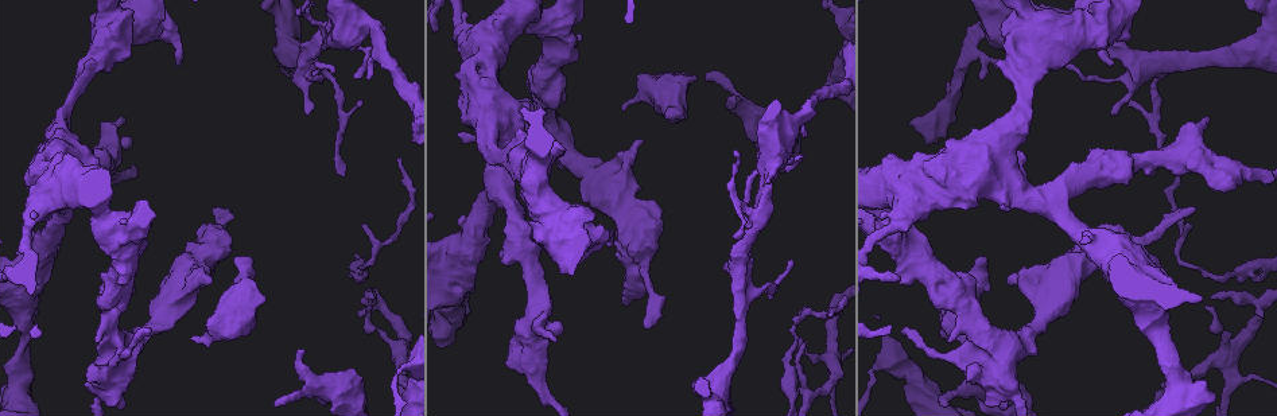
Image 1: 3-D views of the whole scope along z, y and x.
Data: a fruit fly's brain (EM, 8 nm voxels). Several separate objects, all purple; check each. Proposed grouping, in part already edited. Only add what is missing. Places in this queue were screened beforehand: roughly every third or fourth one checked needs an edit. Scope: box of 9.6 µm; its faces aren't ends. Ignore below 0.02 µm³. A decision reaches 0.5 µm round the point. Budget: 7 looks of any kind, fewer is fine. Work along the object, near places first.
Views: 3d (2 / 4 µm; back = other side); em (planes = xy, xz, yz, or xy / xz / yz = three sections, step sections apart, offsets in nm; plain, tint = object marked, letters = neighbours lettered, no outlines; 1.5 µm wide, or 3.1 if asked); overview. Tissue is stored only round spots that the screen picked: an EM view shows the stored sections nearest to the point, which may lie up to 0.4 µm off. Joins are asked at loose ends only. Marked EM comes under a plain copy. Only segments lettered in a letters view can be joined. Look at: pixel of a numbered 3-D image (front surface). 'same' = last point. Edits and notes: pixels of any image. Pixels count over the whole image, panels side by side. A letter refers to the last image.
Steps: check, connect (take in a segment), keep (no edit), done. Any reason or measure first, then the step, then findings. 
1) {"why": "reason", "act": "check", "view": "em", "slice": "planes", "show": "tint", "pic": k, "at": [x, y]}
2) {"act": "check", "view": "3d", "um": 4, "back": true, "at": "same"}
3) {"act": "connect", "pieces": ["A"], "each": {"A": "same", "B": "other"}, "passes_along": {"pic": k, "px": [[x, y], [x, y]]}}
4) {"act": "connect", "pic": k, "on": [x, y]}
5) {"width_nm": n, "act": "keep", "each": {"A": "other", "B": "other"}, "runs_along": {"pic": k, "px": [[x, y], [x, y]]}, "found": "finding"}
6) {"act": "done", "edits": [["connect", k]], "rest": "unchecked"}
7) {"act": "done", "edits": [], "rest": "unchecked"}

{"why": "branch stops here", "act": "check", "view": "3d", "um": 2, "pic": 1, "at": [624, 111]}

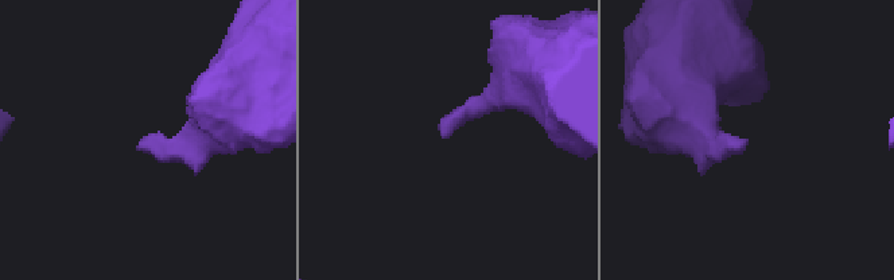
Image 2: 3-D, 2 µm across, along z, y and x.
{"act": "check", "view": "em", "slice": "planes", "show": "letters", "pic": 2, "at": [139, 141]}

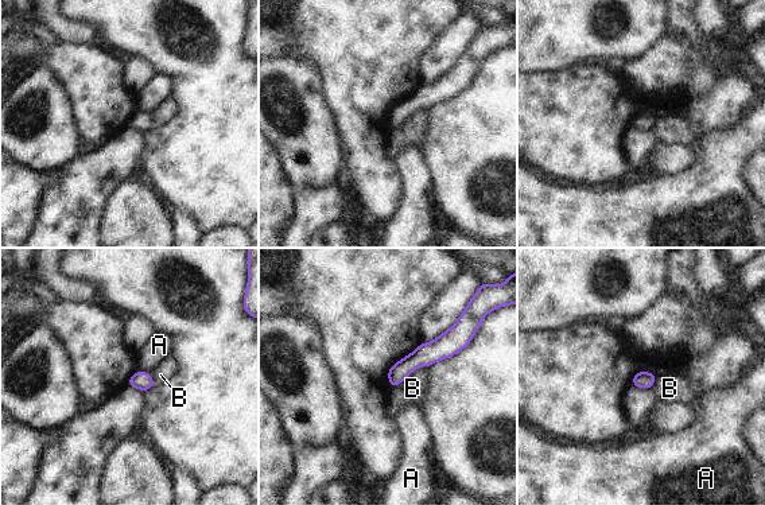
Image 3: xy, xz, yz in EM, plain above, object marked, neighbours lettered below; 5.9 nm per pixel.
{"act": "keep", "each": {"A": "other", "B": "other"}, "border": {"pic": 3, "px": [[138, 369], [150, 373]]}, "found": "no lettered segment goes on from it"}

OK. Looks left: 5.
{"why": "an open end", "act": "check", "view": "3d", "um": 2, "back": true, "pic": 1, "at": [1111, 112]}

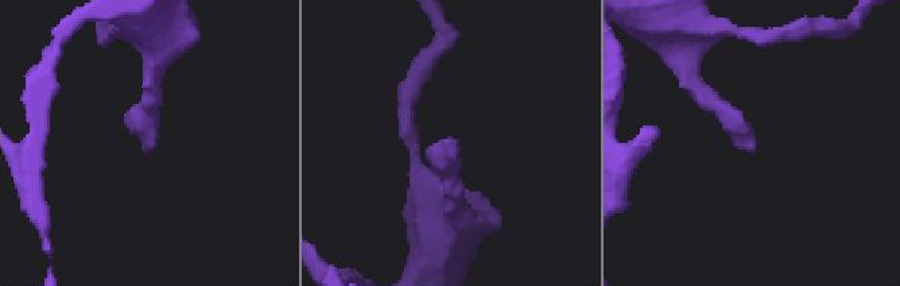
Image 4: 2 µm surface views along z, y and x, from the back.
{"act": "check", "view": "em", "slice": "xy", "step": 8, "show": "letters", "pic": 4, "at": [146, 151]}

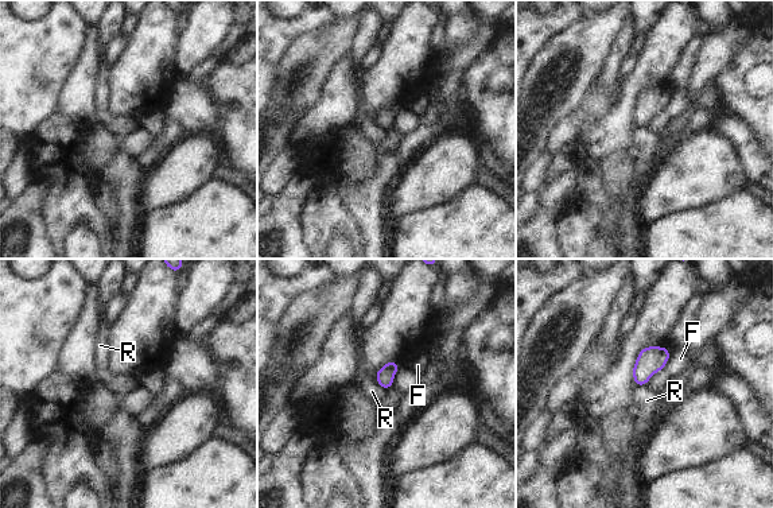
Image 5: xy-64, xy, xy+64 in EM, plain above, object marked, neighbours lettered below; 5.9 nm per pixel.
{"longest_contact_nm": ["F", 120], "act": "keep", "each": {"F": "other", "R": "other"}, "border": {"pic": 5, "px": [[373, 379], [387, 391]]}, "found": "no lettered segment goes on from it"}

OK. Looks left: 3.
{"act": "check", "view": "3d", "um": 2, "pic": 1, "at": [1155, 175]}

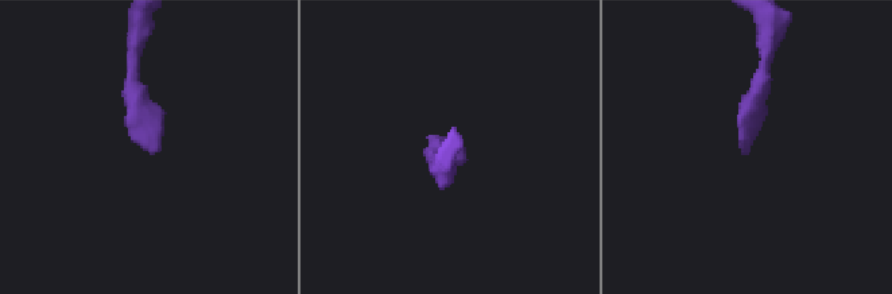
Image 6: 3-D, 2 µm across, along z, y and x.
{"act": "check", "view": "em", "slice": "xy", "step": 4, "show": "tint", "pic": 6, "at": [151, 154]}

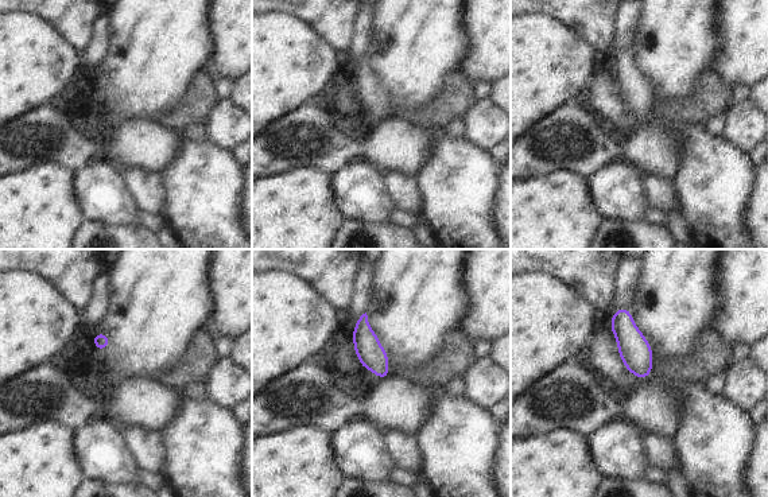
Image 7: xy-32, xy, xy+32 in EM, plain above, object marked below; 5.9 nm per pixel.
{"act": "check", "view": "em", "slice": "planes", "show": "letters", "at": "same"}

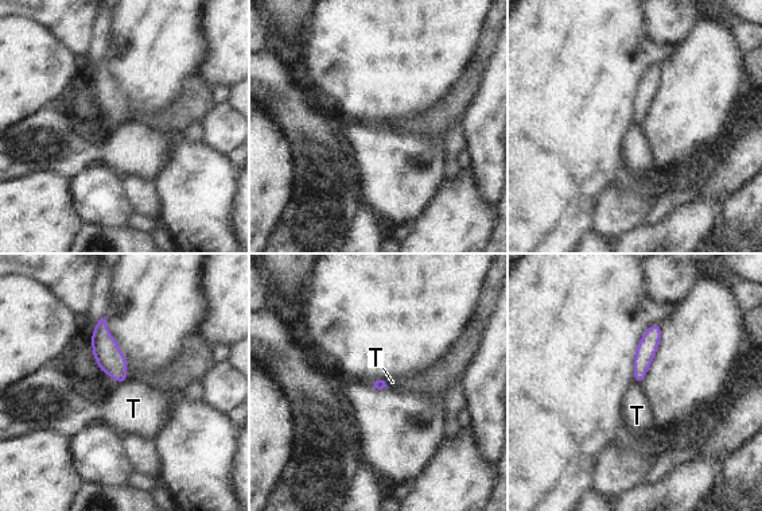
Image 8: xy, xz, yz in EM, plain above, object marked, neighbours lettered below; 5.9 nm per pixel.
{"act": "keep", "each": {"T": "other"}, "border": {"pic": 8, "px": [[128, 379], [119, 384]]}, "found": "no lettered segment goes on from it"}

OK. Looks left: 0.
{"act": "done", "edits": [], "rest": "unchecked"}

